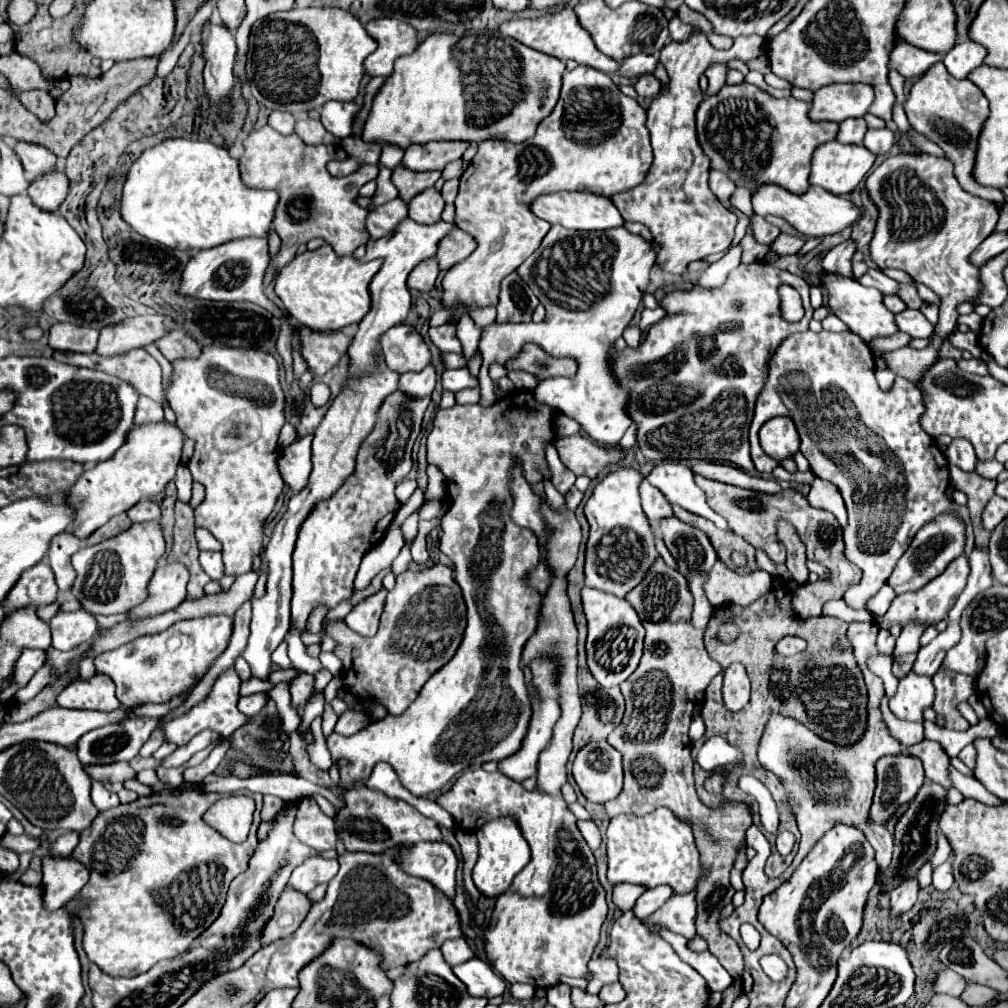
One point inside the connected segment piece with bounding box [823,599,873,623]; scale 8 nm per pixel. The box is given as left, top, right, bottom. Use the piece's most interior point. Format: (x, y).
(834, 608)

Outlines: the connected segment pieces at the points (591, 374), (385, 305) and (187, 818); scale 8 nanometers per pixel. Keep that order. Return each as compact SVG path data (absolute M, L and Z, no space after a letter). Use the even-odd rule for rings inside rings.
M551 227L537 251L523 261L519 273L523 281L531 287L531 291L539 297L545 307L545 321L541 323L489 323L481 329L479 349L483 353L483 365L479 371L479 388L481 398L479 404L485 407L495 403L494 386L489 377L489 365L499 363L507 365L507 359L515 359L525 343L537 343L555 357L571 357L577 361L577 383L575 383L575 401L559 401L559 411L567 417L575 419L581 429L599 445L617 445L627 427L633 423L631 415L627 415L629 391L615 379L615 373L609 371L613 357L611 351L615 341L623 335L623 329L631 323L641 297L649 285L649 271L655 265L657 253L653 249L653 241L643 239L641 235L629 233L625 227L617 227L611 231L567 231L563 227Z
M405 219L401 221L395 231L387 237L381 239L369 239L367 241L367 255L365 259L371 261L375 257L383 259L381 269L377 271L375 279L371 281L371 311L363 317L363 321L359 323L359 331L351 341L349 347L349 357L351 357L351 369L349 369L349 377L361 377L361 375L369 375L375 371L375 357L381 351L379 349L379 337L393 325L405 321L407 313L409 313L409 305L411 305L411 293L405 285L407 275L411 273L411 269L433 257L437 251L437 243L441 237L445 237L449 231L453 229L453 225L445 223L445 221L437 221L433 225L419 225L413 219Z
M201 787L177 789L173 793L151 793L149 797L139 797L133 803L125 803L95 817L95 823L81 833L81 841L67 859L83 863L91 877L87 885L65 903L65 907L75 907L79 911L77 919L83 925L83 949L91 963L95 963L103 973L111 977L135 977L149 971L157 961L171 959L183 953L195 935L201 935L219 915L225 903L227 887L239 871L247 869L247 859L251 859L257 847L257 827L261 823L263 795L255 799L257 809L253 817L253 827L245 843L229 845L229 839L219 835L203 819L205 812L219 797L219 793L207 793ZM165 819L179 821L177 827L167 827ZM79 899L83 899L83 909L79 909Z

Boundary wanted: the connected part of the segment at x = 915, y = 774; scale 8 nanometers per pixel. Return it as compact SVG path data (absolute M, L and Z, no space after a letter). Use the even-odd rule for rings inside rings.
M905 753L897 757L883 757L877 763L875 795L889 795L889 799L893 799L899 809L917 795L923 781L923 767L919 759Z

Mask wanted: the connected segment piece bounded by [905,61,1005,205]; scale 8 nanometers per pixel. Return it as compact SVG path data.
M939 61L935 67L931 67L925 75L921 75L905 101L905 113L911 123L911 127L925 135L929 141L937 143L947 157L955 163L955 177L961 183L965 191L971 191L971 195L979 195L981 199L993 201L997 205L1005 203L1005 197L999 189L993 187L981 187L971 177L973 163L975 163L975 147L977 147L977 135L981 131L983 121L989 115L989 103L987 97L979 91L977 85L973 85L969 79L955 79L947 73L945 65Z

